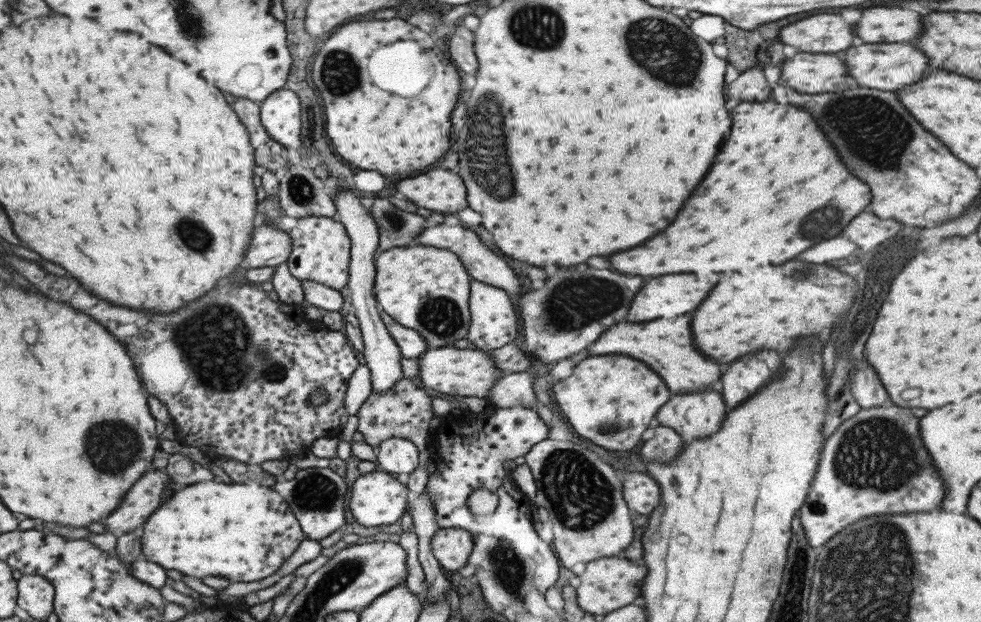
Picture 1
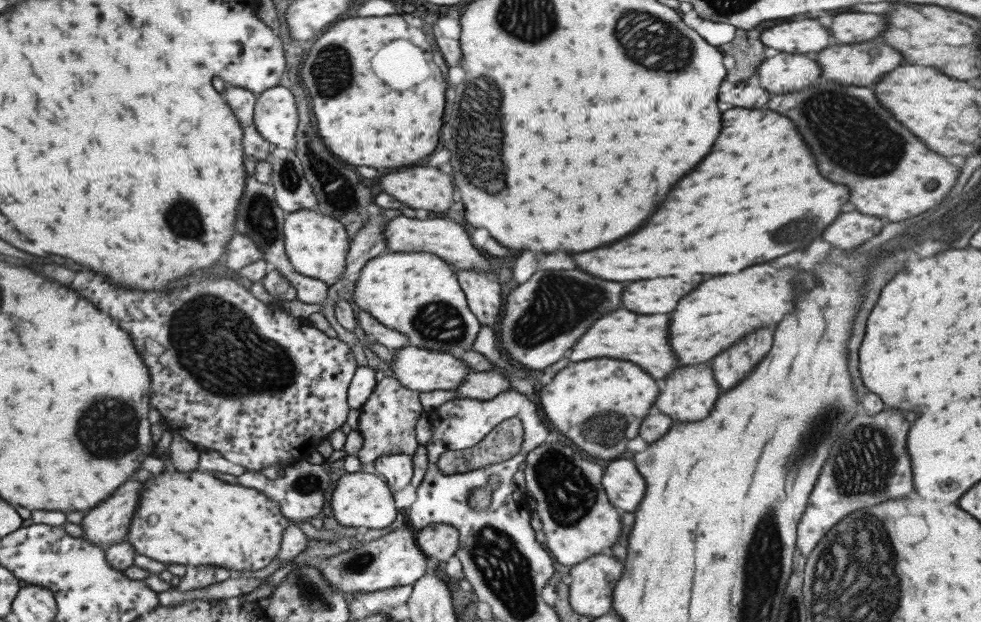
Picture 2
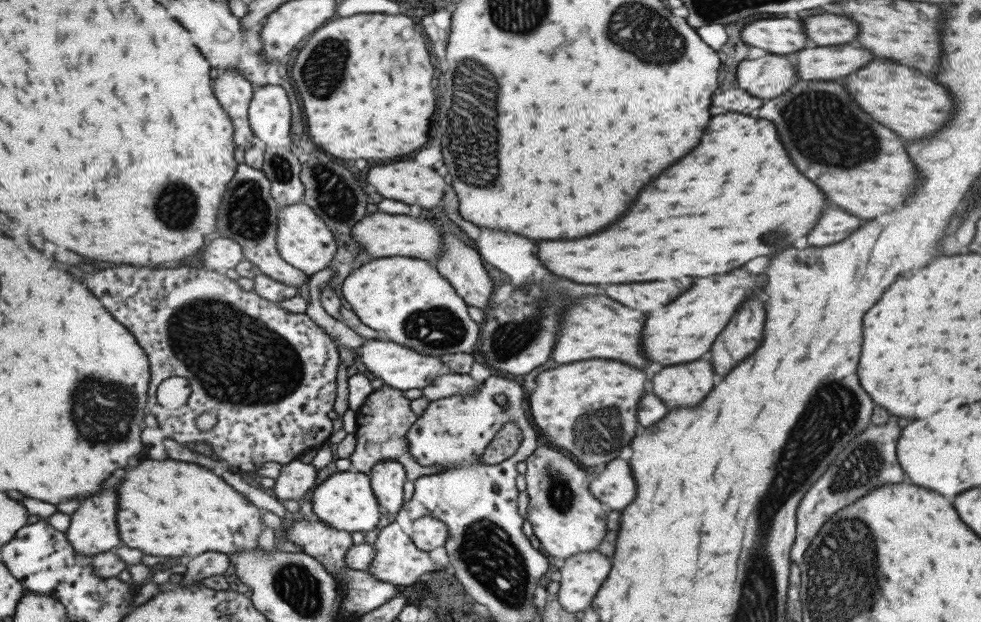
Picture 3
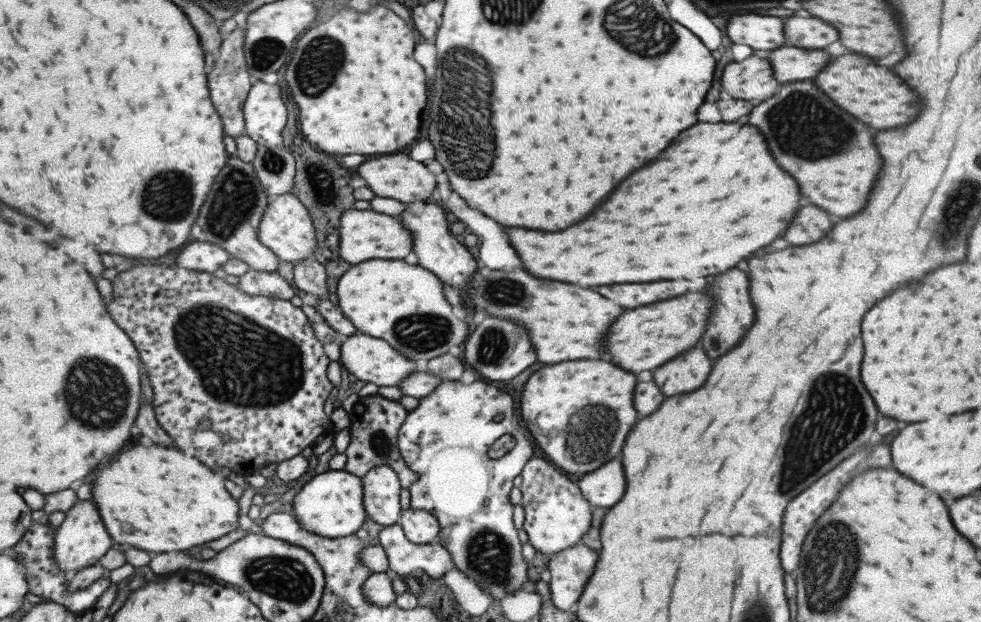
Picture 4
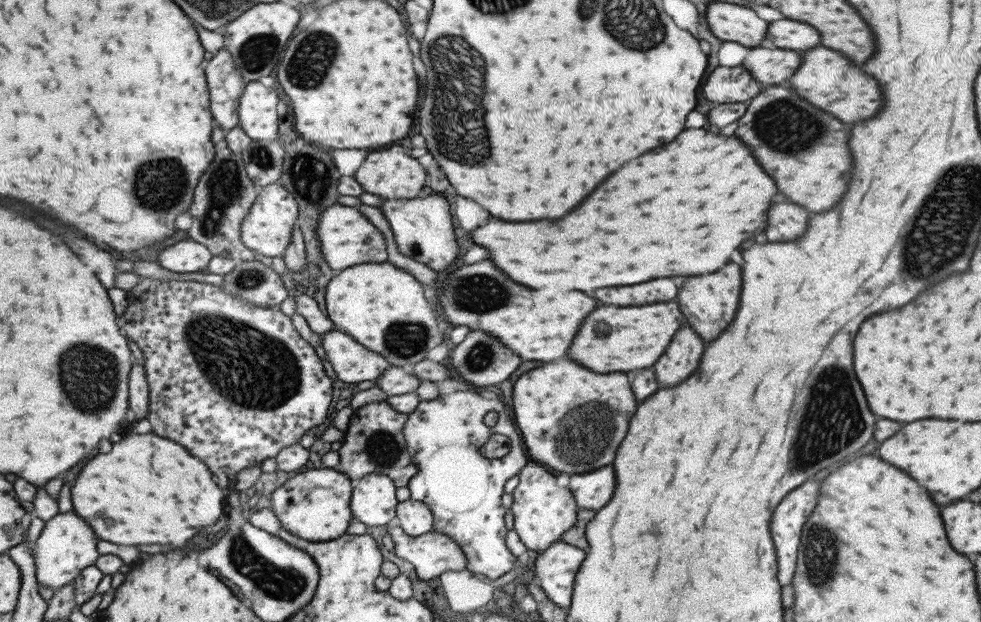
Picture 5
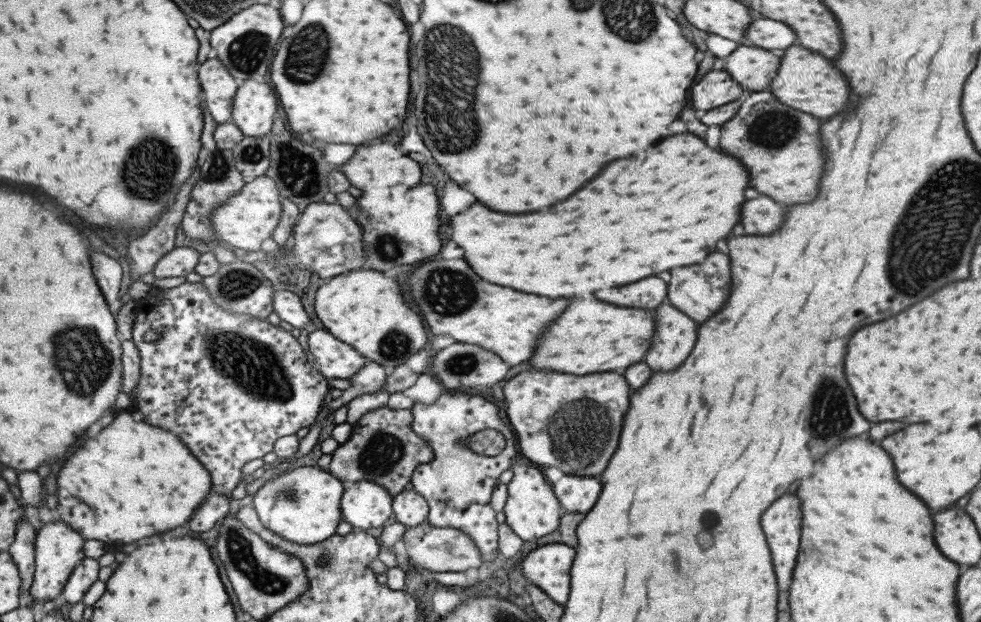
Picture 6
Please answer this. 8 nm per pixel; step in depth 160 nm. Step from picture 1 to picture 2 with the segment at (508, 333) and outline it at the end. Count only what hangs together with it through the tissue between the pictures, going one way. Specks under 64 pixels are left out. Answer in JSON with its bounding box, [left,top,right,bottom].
[453,269,501,330]

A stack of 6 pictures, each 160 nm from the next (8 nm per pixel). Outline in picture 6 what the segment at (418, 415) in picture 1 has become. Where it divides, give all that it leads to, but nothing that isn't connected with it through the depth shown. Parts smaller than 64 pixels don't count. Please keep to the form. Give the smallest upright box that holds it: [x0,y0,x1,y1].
[328,407,432,497]

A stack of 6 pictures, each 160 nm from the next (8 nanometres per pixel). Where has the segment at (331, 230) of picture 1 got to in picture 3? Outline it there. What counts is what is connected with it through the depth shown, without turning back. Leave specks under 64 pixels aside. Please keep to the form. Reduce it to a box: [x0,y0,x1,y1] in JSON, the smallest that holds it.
[275,202,336,276]

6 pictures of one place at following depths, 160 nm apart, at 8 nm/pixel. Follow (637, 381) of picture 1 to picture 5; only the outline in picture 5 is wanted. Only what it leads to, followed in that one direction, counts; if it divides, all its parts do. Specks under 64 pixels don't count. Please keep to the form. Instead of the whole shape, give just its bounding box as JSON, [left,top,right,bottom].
[511,360,635,475]

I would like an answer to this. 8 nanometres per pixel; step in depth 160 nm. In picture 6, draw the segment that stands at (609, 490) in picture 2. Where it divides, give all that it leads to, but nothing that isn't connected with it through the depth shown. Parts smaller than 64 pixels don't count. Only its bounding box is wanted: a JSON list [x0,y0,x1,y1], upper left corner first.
[552,475,601,515]

